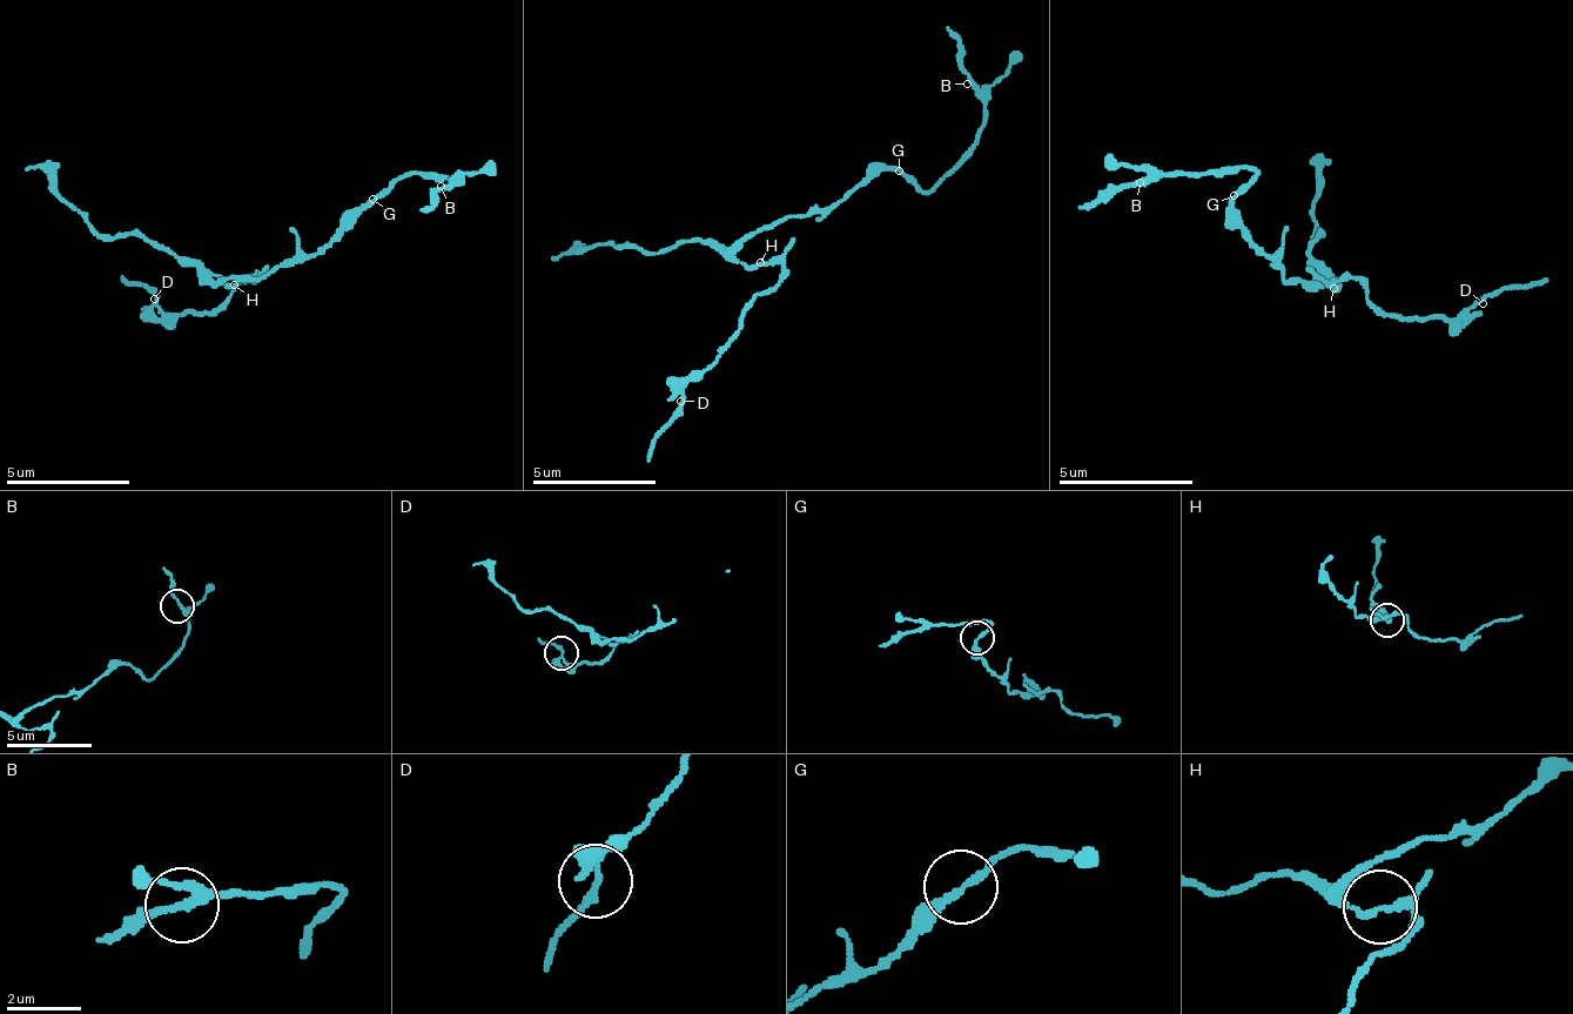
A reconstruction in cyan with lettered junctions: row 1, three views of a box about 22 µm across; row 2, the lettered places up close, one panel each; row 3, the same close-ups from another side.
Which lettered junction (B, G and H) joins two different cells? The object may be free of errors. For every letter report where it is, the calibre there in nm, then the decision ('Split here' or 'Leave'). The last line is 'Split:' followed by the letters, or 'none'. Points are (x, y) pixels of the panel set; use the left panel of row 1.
B: Place: (441, 186). Thickness 200 nm. Leave
G: Place: (372, 199). Thickness 200 nm. Leave
H: Place: (234, 284). Thickness 150 nm. Split here
Split: H

